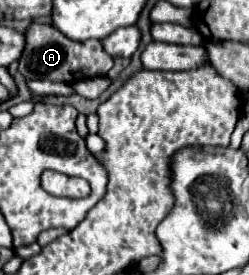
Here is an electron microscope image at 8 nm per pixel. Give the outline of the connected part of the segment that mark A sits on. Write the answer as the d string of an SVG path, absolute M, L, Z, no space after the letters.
M32 24L26 32L26 48L22 52L18 70L28 80L56 80L56 82L74 84L86 78L106 76L112 66L114 66L112 56L104 52L102 40L76 42L66 38L58 28L50 24Z

